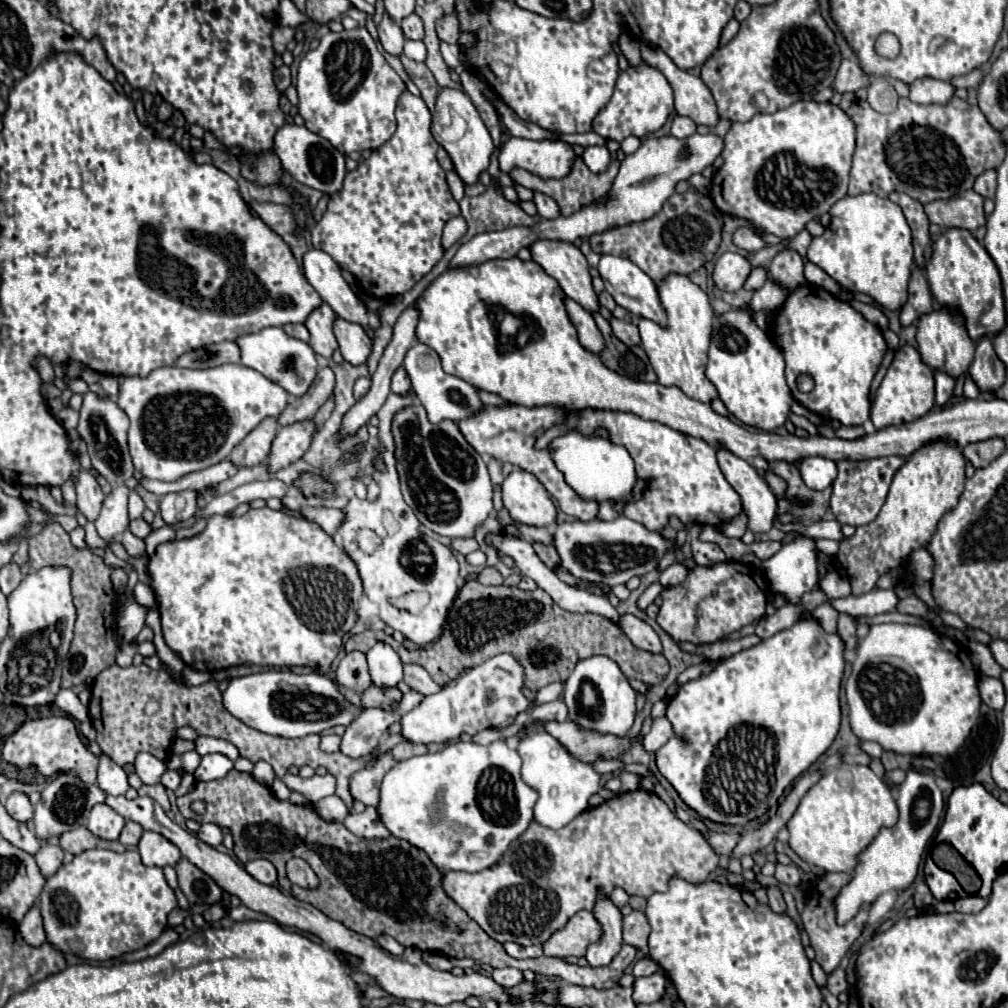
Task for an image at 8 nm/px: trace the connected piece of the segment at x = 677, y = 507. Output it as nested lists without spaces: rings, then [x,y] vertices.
[[[578,410],[578,422],[574,426],[574,430],[580,430],[580,434],[588,434],[588,436],[596,436],[596,430],[604,428],[608,432],[608,440],[612,444],[624,446],[636,466],[636,476],[638,480],[646,482],[646,488],[642,492],[642,498],[638,502],[632,502],[624,508],[624,516],[640,522],[642,526],[646,526],[648,530],[664,530],[668,526],[668,518],[676,516],[680,518],[684,524],[712,524],[712,526],[720,526],[722,522],[738,516],[742,512],[742,502],[740,496],[736,494],[736,490],[726,482],[718,462],[716,462],[716,450],[712,446],[708,446],[704,440],[700,438],[692,438],[688,434],[682,434],[670,426],[664,426],[660,422],[650,422],[644,420],[632,412],[612,412],[612,410]]]

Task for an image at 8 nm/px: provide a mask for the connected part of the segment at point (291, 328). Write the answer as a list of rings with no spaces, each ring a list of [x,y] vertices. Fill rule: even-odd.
[[[286,324],[286,326],[282,326],[282,330],[288,336],[292,336],[292,338],[298,338],[302,342],[308,342],[308,330],[306,330],[304,324]]]

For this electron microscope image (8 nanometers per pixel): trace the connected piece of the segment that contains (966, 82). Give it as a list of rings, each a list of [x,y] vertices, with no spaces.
[[[972,70],[970,74],[966,74],[966,76],[960,76],[960,78],[954,78],[952,80],[952,84],[956,86],[956,88],[978,88],[978,84],[982,82],[982,78],[984,78],[984,72],[982,70]]]

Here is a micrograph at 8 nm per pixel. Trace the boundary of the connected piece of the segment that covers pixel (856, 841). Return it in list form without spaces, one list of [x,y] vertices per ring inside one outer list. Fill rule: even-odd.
[[[840,764],[836,770],[826,770],[800,800],[800,806],[786,826],[790,832],[788,844],[804,862],[818,866],[824,872],[852,872],[858,864],[858,854],[876,838],[882,826],[894,826],[896,818],[898,808],[890,794],[890,788],[868,766]]]

